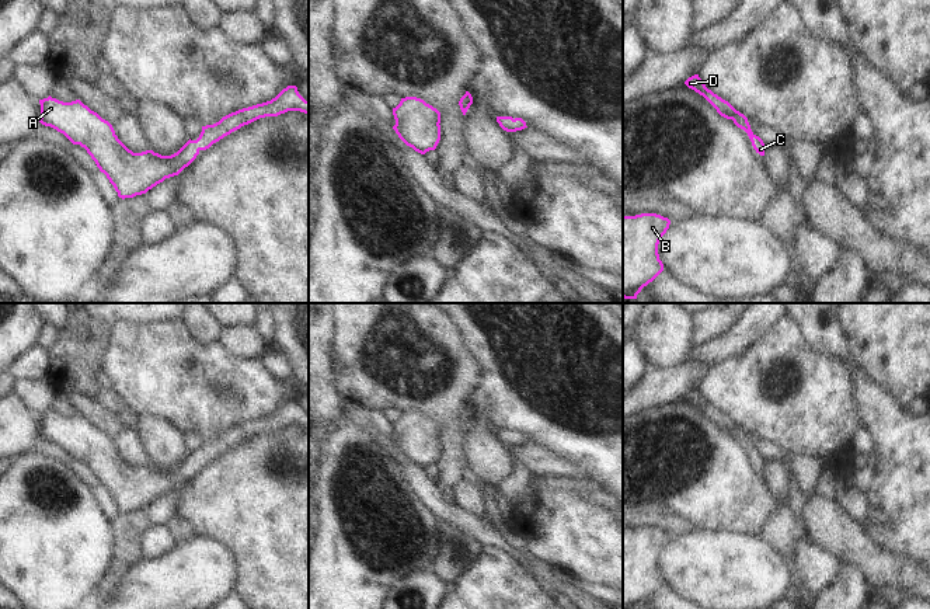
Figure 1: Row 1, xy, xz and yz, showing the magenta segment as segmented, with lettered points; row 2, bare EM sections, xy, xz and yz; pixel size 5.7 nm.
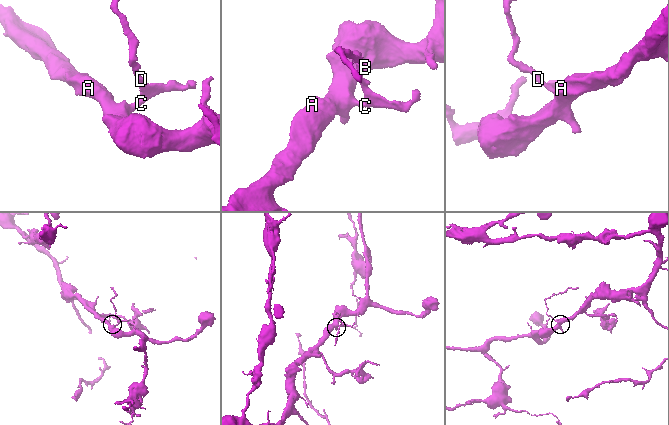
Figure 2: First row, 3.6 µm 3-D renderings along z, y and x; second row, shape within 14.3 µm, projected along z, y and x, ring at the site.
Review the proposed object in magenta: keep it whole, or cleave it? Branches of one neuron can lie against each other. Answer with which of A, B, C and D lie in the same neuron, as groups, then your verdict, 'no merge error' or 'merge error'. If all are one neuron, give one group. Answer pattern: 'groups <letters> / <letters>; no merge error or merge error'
groups A B C D; no merge error

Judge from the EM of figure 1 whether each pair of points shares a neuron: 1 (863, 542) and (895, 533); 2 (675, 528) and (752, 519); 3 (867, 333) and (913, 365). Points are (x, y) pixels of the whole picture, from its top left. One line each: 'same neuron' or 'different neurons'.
1: different neurons
2: different neurons
3: same neuron

